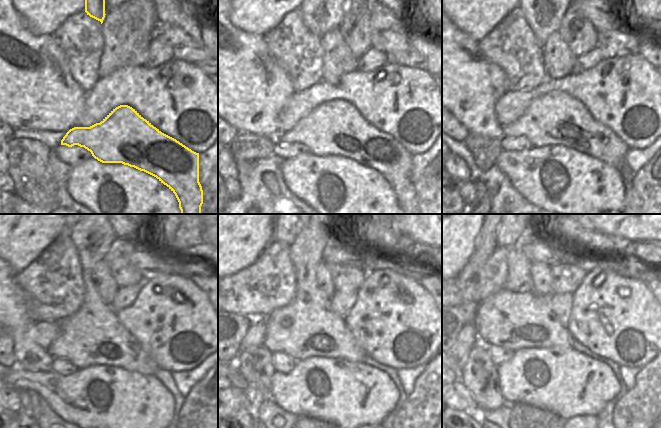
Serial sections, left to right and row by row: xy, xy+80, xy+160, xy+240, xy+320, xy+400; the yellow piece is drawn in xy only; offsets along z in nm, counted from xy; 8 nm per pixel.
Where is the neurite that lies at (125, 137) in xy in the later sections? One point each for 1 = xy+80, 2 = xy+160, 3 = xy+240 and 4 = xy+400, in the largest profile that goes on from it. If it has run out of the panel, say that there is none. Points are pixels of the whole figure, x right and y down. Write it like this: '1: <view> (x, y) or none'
1: xy+80 (335, 127)
2: xy+160 (556, 118)
3: xy+240 (93, 335)
4: xy+400 (516, 317)

